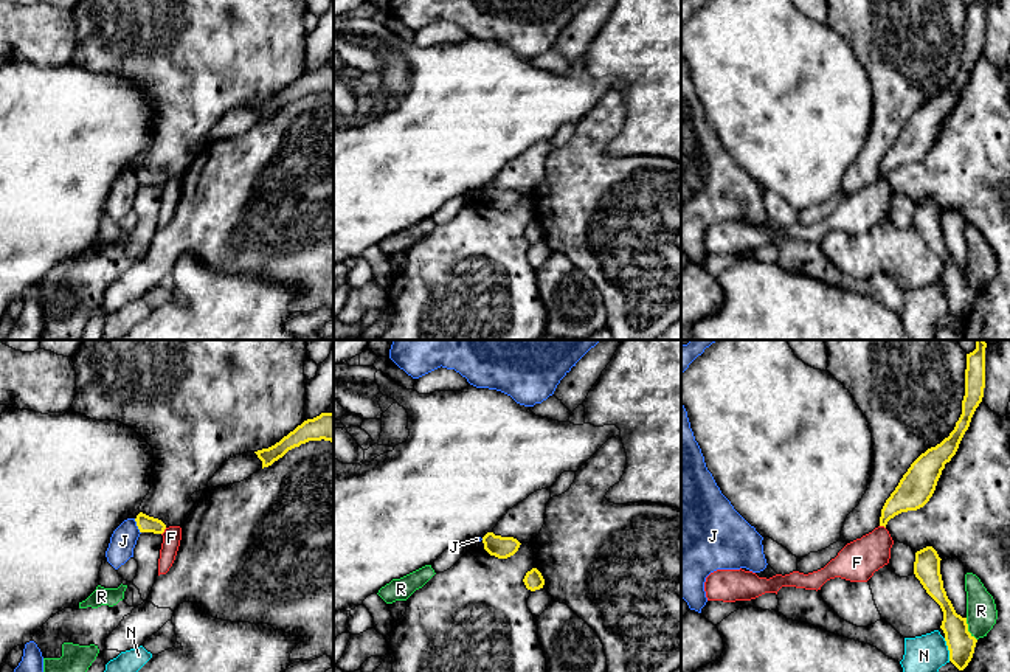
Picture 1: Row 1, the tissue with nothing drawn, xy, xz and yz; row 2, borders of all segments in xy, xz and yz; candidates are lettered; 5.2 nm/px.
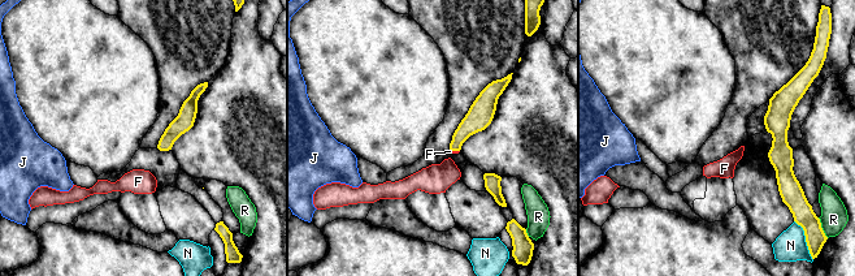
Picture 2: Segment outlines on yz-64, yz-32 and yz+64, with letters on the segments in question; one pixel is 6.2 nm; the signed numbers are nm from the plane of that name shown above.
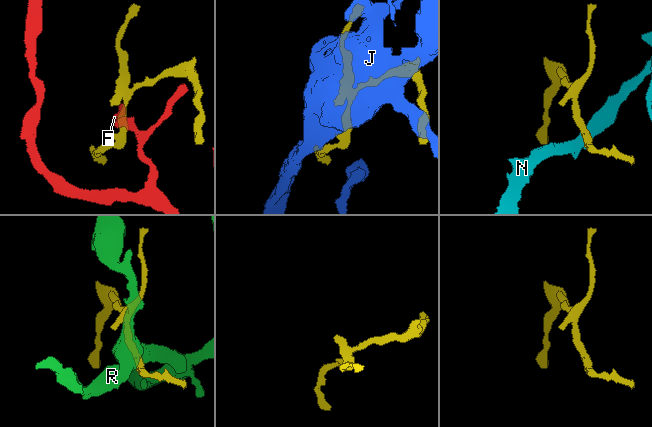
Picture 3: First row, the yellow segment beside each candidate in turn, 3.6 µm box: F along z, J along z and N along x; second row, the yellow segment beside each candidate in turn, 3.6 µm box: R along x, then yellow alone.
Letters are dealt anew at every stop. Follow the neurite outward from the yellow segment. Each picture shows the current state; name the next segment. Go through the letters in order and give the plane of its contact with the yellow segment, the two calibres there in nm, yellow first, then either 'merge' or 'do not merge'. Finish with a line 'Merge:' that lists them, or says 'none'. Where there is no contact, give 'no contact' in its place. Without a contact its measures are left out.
F: meets yellow in xy; 90 nm thick on the yellow side, 100 nm on the other; do not merge
J: meets yellow in xy; 90 nm thick on the yellow side, 140 nm on the other; do not merge
N: meets yellow in yz; 140 nm thick on the yellow side, 200 nm on the other; do not merge
R: meets yellow in yz; 140 nm thick on the yellow side, 160 nm on the other; do not merge
Merge: none

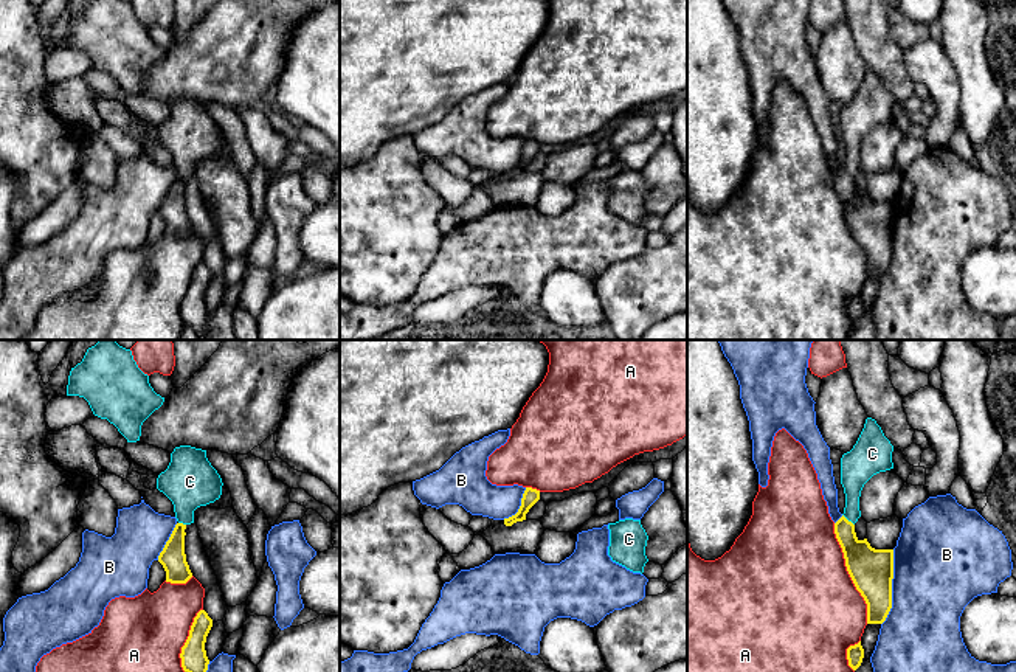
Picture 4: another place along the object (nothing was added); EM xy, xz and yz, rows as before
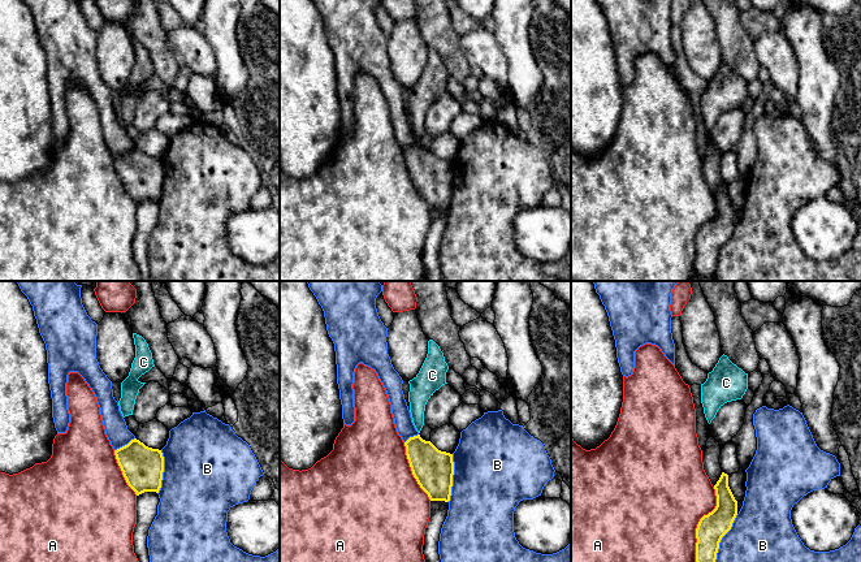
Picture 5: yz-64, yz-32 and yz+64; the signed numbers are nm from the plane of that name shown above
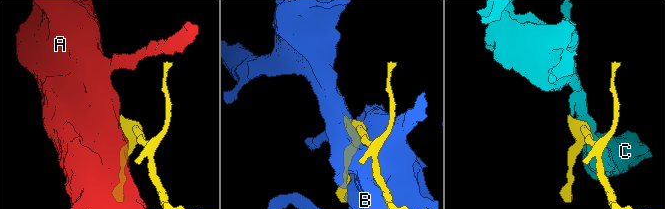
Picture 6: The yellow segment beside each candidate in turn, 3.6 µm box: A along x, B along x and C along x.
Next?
A: meets yellow in yz; 220 nm thick on the yellow side, 500 nm on the other; do not merge
B: meets yellow in yz; 220 nm thick on the yellow side, 440 nm on the other; do not merge
C: meets yellow in yz; 190 nm thick on the yellow side, 150 nm on the other; merge
Merge: C

